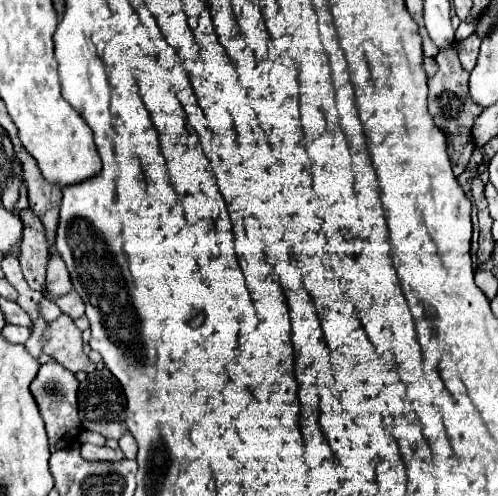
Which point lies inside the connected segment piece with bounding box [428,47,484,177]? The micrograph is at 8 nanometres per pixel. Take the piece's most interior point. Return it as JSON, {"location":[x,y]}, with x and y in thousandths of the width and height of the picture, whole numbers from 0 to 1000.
{"location":[904,210]}

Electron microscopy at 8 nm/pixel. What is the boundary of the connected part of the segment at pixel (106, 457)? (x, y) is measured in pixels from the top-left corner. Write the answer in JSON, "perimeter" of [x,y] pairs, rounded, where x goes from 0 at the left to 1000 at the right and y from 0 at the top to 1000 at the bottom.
{"perimeter":[[[173,893],[161,901],[161,913],[177,929],[237,929],[237,913],[221,901],[193,901]]]}

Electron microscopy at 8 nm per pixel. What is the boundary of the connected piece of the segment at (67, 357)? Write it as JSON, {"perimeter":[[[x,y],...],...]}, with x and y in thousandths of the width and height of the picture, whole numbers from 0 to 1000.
{"perimeter":[[[120,635],[116,643],[96,651],[92,692],[84,708],[100,716],[112,732],[141,744],[145,752],[157,748],[185,752],[193,744],[193,732],[185,732],[177,716],[165,708],[161,663],[149,655],[149,647],[137,635]]]}

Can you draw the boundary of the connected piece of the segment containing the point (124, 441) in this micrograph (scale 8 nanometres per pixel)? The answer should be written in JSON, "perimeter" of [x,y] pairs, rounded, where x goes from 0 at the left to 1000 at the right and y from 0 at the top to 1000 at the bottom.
{"perimeter":[[[253,869],[253,873],[237,885],[237,897],[241,897],[241,905],[249,909],[249,917],[253,917],[257,925],[273,925],[273,909],[277,909],[277,901],[273,901],[273,889],[269,889],[265,873]]]}

